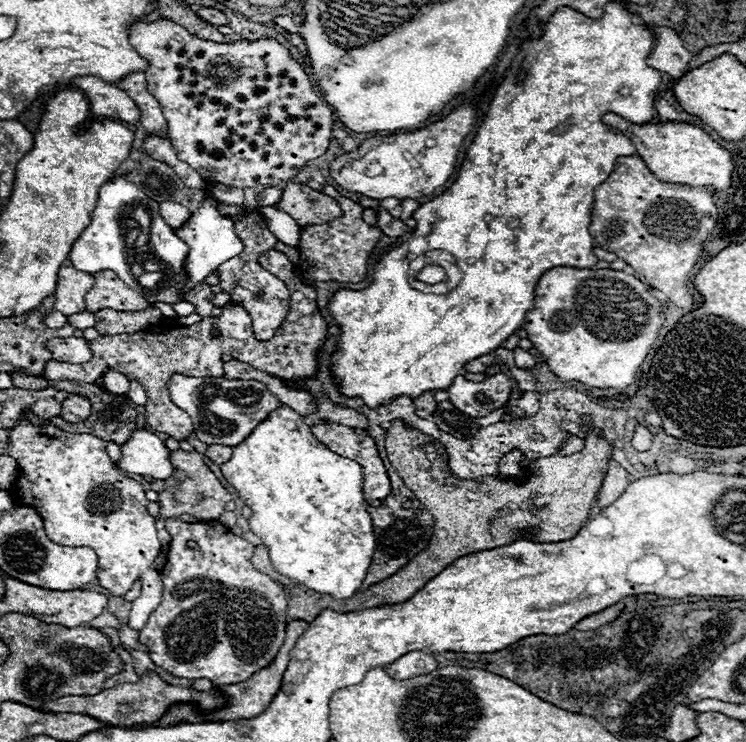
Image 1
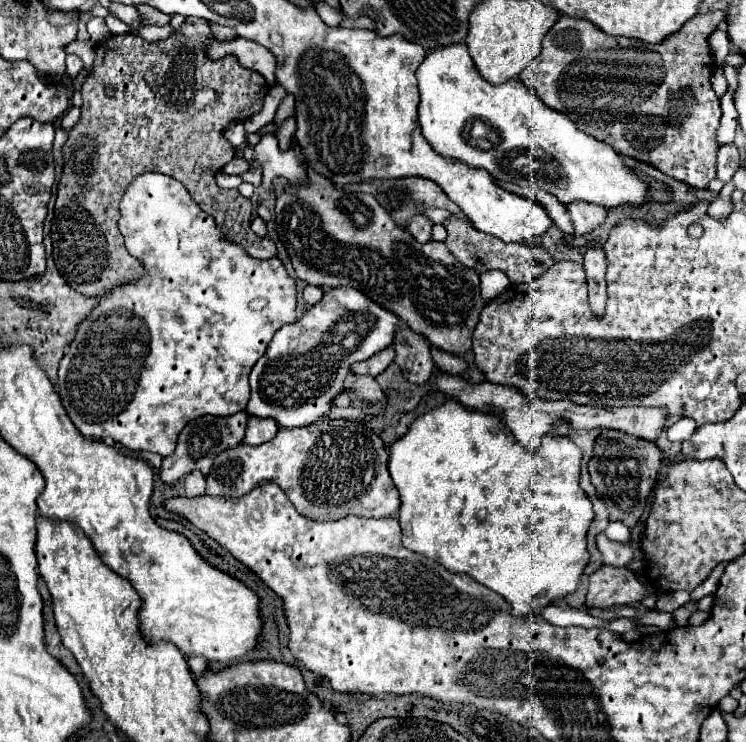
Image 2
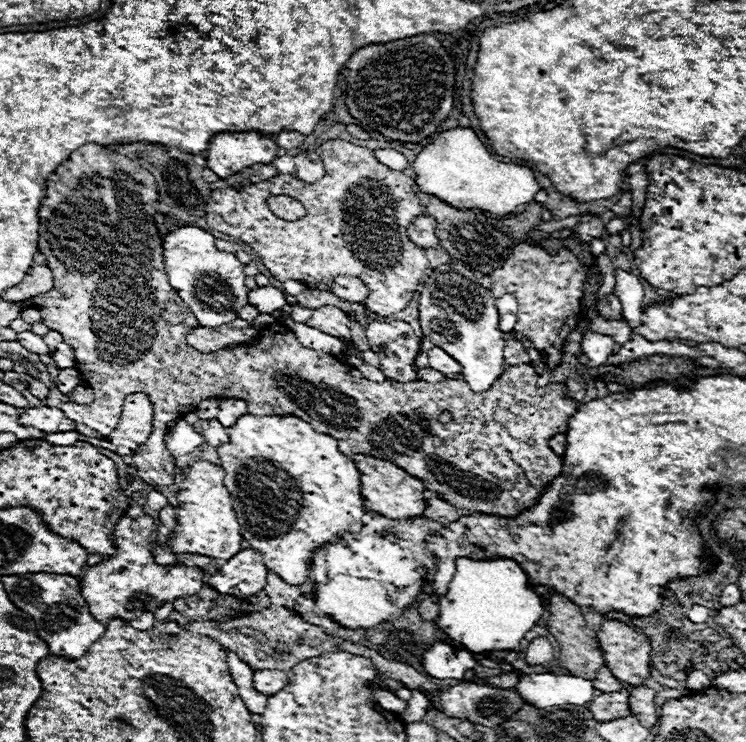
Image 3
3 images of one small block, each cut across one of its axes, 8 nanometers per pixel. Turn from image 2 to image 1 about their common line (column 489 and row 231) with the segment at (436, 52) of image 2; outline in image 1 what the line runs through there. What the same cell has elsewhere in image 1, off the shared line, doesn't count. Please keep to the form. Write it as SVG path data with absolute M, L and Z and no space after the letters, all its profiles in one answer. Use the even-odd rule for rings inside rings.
M112 178L100 188L98 204L90 216L90 224L84 228L84 232L72 246L68 258L76 270L88 274L102 270L116 272L130 288L136 288L136 292L140 292L150 304L154 302L174 304L182 300L180 288L184 288L186 284L186 272L182 268L186 254L188 254L186 242L182 242L164 222L164 218L158 212L158 202L140 192L136 184L124 178ZM134 262L138 264L156 262L160 266L160 272L164 274L164 280L154 288L142 288L136 282L136 276L130 272L130 266Z

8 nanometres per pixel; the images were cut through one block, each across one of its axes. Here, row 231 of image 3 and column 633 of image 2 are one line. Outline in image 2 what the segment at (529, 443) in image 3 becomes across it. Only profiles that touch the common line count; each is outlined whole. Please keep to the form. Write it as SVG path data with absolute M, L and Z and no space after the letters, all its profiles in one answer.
M722 10L698 14L664 44L644 44L632 38L610 36L588 20L560 16L544 36L542 54L522 70L520 78L546 106L568 114L574 122L580 122L582 132L610 144L618 154L646 162L694 188L708 188L710 180L716 178L716 152L720 148L716 130L722 118L720 100L710 84L714 62L708 36L722 20L726 20Z

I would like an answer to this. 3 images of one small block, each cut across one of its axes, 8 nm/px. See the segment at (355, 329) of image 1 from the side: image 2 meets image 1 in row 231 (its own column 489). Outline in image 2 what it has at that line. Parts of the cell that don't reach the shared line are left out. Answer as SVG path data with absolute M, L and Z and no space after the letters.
M448 400L444 406L426 412L422 416L418 416L412 426L408 428L408 432L390 446L390 476L394 480L394 486L400 492L400 526L402 526L402 544L416 552L422 554L426 558L432 558L436 562L440 562L444 568L448 568L450 572L460 572L460 574L468 574L472 576L476 582L488 586L490 590L498 592L506 602L510 602L512 606L512 616L528 616L532 612L540 614L546 606L550 606L554 600L564 598L572 592L576 592L580 578L584 574L584 568L588 564L588 550L586 550L586 532L590 528L590 522L594 520L594 512L592 512L592 504L588 500L588 496L584 494L584 490L580 488L580 458L582 452L580 448L568 440L556 440L552 436L545 434L542 437L542 446L538 450L528 450L524 448L512 434L512 430L500 420L498 416L492 416L492 412L472 412L468 408L464 408L460 402L456 400Z

